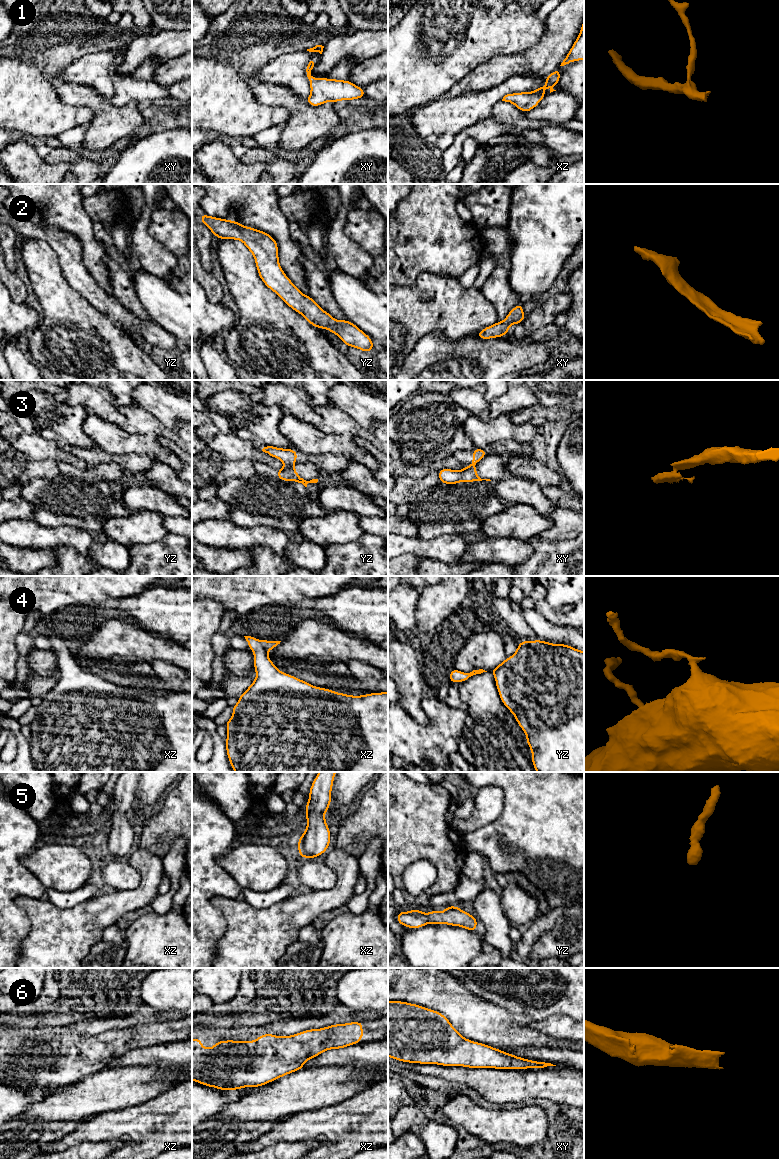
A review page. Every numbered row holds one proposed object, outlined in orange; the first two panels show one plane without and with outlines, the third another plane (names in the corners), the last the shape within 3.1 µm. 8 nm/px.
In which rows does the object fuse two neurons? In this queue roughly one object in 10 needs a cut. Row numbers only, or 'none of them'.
3

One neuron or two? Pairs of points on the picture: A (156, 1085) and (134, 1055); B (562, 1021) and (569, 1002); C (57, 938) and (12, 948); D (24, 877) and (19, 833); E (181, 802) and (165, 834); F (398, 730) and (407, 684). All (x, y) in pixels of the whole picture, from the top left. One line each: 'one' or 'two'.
A: two
B: two
C: two
D: one
E: one
F: two

